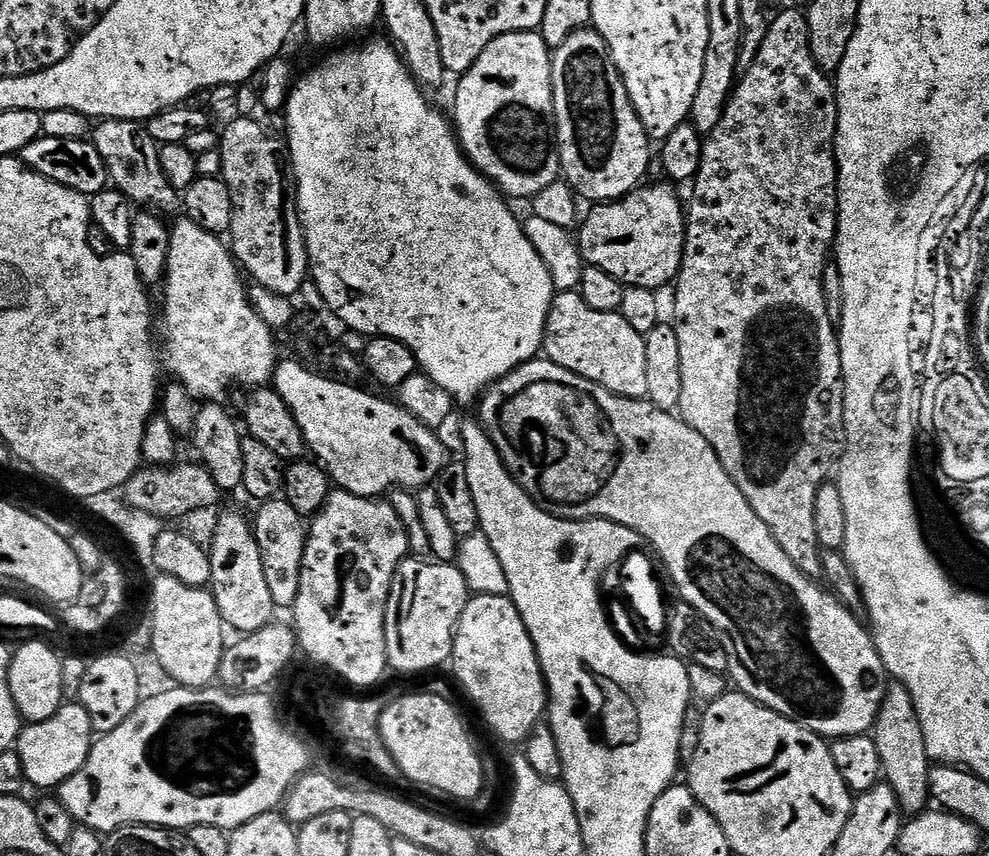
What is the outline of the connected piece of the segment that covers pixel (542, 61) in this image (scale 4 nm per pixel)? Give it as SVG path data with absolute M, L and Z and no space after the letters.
M539 31L515 32L494 38L494 42L482 50L478 62L474 62L474 66L470 66L470 70L463 73L459 80L454 130L465 156L479 172L488 177L505 197L524 202L531 201L532 197L546 190L546 186L561 179L552 89L552 52L548 43L540 37Z

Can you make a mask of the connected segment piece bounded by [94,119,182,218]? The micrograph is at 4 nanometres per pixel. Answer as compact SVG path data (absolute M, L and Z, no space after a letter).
M101 119L94 128L94 143L108 167L109 181L133 205L168 218L175 217L175 212L181 211L181 193L167 180L159 145L150 138L147 127L141 121Z

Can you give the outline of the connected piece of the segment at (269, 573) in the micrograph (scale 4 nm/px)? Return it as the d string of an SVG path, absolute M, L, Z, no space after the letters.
M283 498L263 501L259 505L254 519L254 531L258 550L262 554L262 571L266 573L266 587L270 590L270 598L274 598L277 609L295 609L299 587L302 586L302 564L308 528L305 517L290 506L290 502Z

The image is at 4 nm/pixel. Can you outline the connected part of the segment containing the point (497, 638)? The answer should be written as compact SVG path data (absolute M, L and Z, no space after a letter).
M473 595L462 610L462 618L456 627L456 637L452 647L450 668L456 671L462 687L468 696L480 707L484 720L508 744L523 745L536 725L545 719L548 707L548 686L538 662L538 654L518 606L514 606L512 597Z

